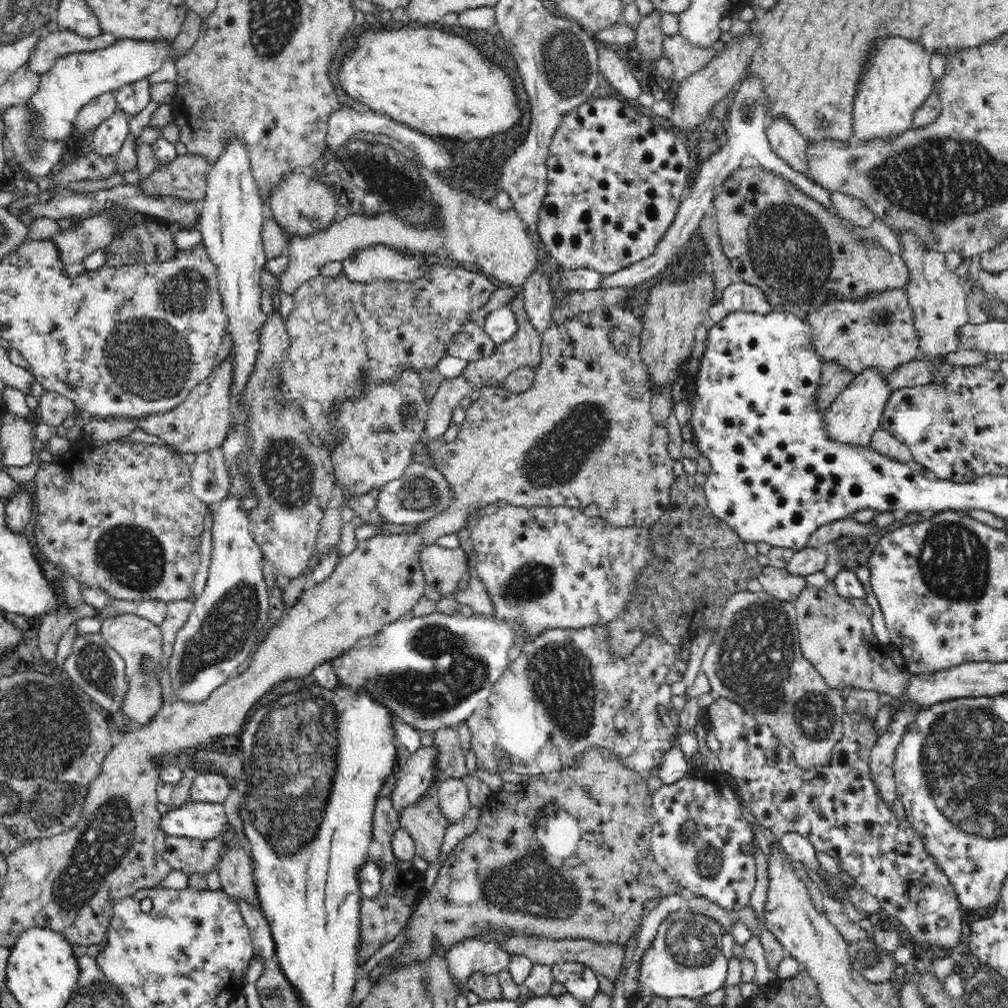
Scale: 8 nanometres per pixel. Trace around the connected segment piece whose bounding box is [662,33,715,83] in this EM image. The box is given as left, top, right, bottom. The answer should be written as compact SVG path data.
M680 33L674 36L663 36L663 55L669 58L673 65L674 83L682 82L691 74L702 70L714 57L713 47L698 47L692 45Z

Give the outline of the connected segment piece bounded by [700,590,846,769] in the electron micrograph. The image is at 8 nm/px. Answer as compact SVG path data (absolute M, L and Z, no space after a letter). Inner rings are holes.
M764 590L740 591L727 598L721 612L720 628L713 636L701 662L715 697L724 697L739 704L756 722L768 725L782 745L791 749L801 769L826 766L832 750L843 735L846 699L840 690L831 690L822 675L807 662L799 645L797 612L792 602L780 600Z

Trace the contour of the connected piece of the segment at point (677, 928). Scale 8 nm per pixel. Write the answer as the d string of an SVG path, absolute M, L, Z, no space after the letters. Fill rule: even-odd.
M686 905L670 913L659 925L652 946L640 960L639 987L652 995L700 999L724 986L729 962L719 947L722 933L718 923L690 911Z

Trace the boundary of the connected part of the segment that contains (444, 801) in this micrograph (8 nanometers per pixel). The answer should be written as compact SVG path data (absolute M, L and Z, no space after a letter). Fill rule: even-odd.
M447 778L438 784L436 797L439 799L439 808L449 825L462 822L465 814L472 808L468 787L460 778Z

